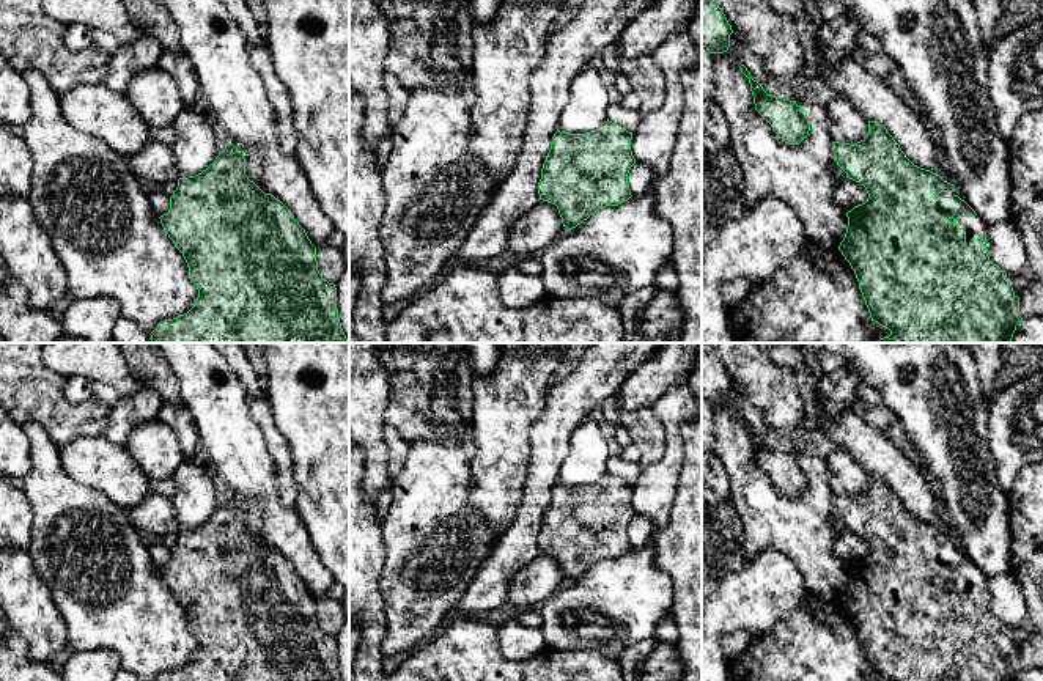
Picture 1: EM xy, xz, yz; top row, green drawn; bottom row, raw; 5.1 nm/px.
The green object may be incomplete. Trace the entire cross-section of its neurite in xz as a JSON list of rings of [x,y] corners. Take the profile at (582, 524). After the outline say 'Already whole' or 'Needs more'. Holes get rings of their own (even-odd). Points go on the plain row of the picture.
[[[609,472],[592,484],[554,486],[538,547],[557,558],[568,583],[599,560],[618,558],[632,549],[628,536],[636,516],[631,492],[632,484]]]. Already whole

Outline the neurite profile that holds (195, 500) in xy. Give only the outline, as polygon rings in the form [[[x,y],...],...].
[[[184,459],[171,480],[176,492],[170,502],[175,508],[178,530],[195,528],[216,513],[220,503],[208,469]]]

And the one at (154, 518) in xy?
[[[149,492],[142,503],[126,510],[126,514],[146,538],[162,538],[179,532],[170,499],[156,492]]]

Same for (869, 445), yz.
[[[816,382],[812,418],[813,425],[846,450],[867,473],[883,477],[914,517],[953,536],[945,514],[938,513],[928,477],[894,445],[883,428],[868,425],[853,407],[845,409],[838,417],[831,417],[824,409],[824,395],[818,390]]]

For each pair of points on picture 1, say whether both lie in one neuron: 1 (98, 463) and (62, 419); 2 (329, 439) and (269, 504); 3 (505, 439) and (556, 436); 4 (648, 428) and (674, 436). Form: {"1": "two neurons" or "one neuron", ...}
{"1": "two neurons", "2": "two neurons", "3": "two neurons", "4": "two neurons"}

